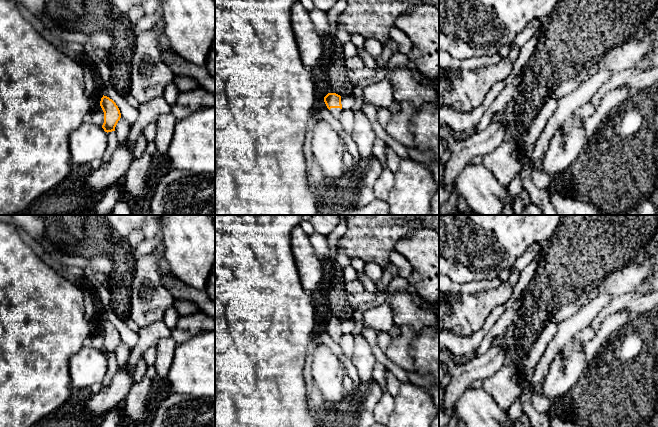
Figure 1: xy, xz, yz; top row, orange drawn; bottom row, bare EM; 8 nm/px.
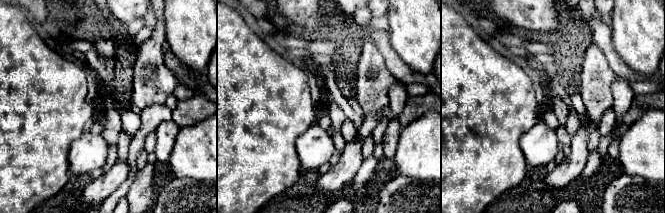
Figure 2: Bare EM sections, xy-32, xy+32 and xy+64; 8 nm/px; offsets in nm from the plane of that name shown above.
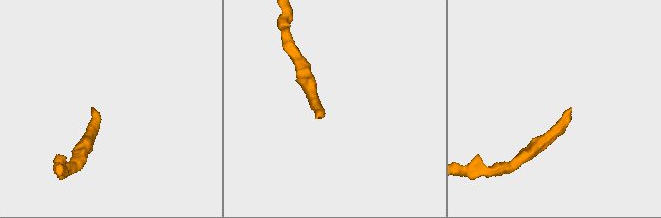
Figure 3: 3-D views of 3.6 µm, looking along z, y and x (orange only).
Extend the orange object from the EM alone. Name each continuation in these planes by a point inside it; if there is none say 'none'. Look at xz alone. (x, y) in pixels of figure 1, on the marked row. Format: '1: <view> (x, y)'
1: xz (336, 112)

